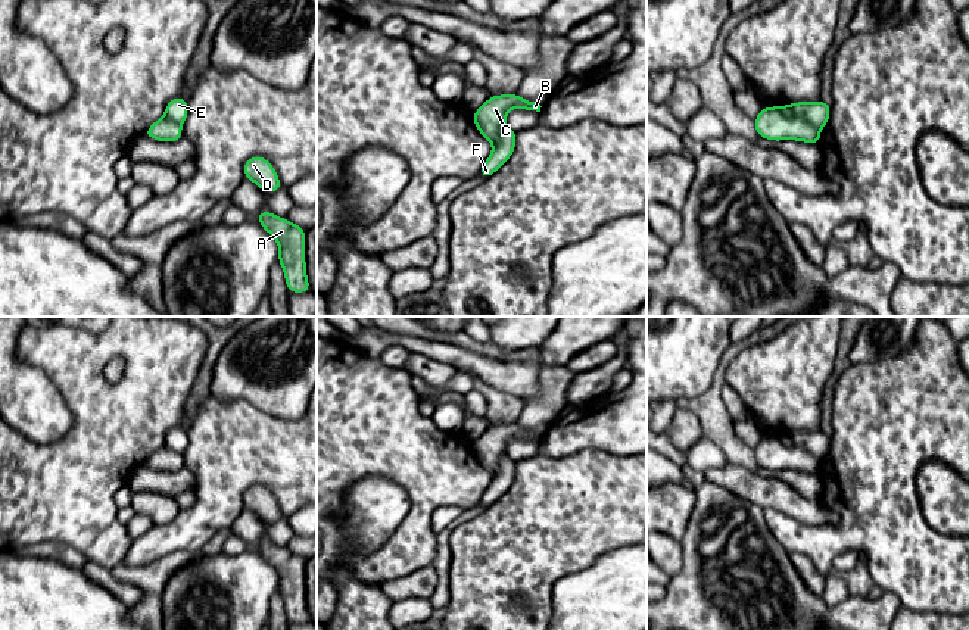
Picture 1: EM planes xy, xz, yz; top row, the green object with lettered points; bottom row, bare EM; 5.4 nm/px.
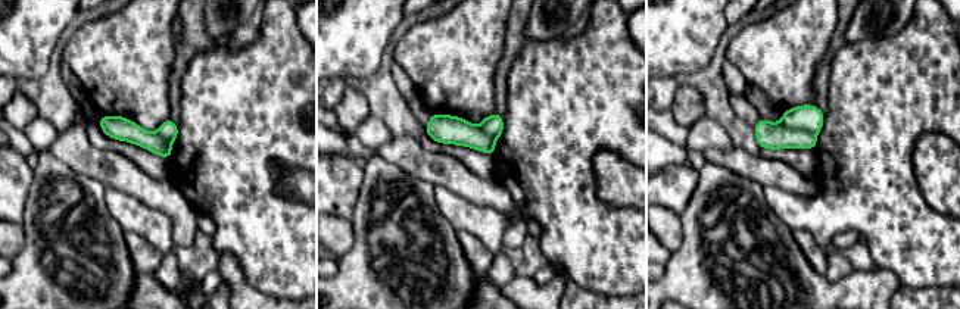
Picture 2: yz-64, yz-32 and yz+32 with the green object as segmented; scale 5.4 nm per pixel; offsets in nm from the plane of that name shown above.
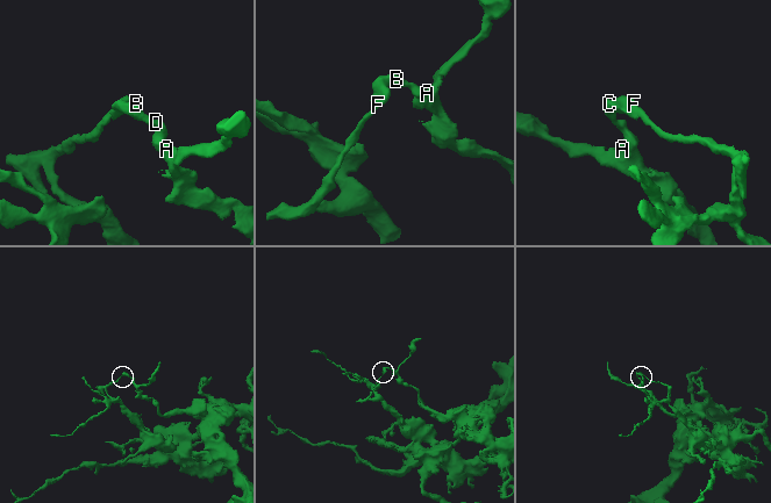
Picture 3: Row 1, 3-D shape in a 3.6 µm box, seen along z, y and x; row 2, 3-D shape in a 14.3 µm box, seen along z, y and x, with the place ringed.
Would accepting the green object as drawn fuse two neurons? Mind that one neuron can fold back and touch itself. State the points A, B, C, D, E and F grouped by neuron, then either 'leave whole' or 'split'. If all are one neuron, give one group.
A B C D E F | leave whole

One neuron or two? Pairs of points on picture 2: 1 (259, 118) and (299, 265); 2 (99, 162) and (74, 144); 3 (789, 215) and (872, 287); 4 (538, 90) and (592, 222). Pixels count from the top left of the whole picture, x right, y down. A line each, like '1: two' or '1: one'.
1: one
2: one
3: two
4: one

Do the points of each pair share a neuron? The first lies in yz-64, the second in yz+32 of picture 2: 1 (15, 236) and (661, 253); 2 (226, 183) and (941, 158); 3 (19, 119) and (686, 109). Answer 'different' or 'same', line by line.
1: different
2: different
3: same

